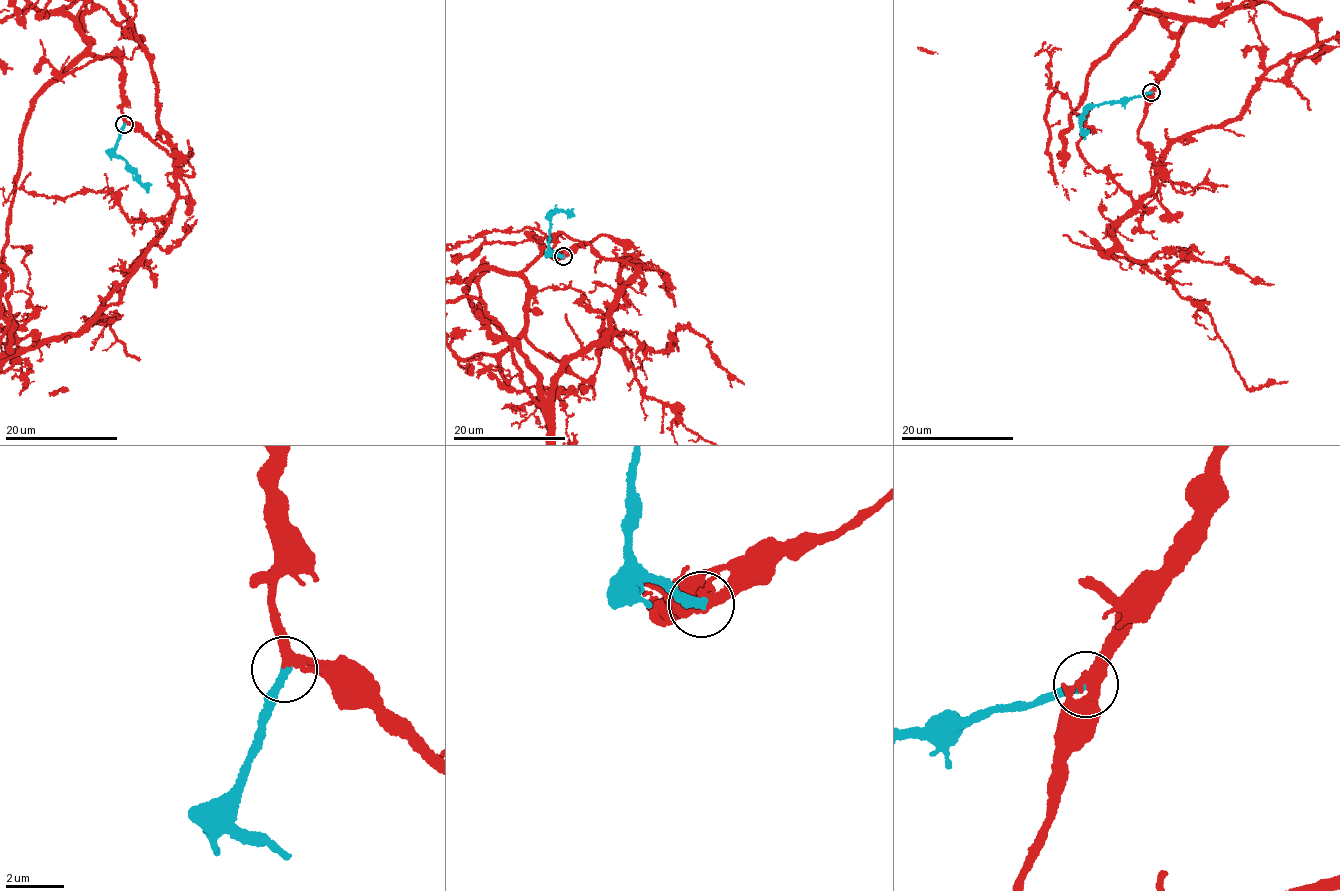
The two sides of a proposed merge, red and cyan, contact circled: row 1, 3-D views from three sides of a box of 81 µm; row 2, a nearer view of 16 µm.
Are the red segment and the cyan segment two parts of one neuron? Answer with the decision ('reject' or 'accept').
accept

